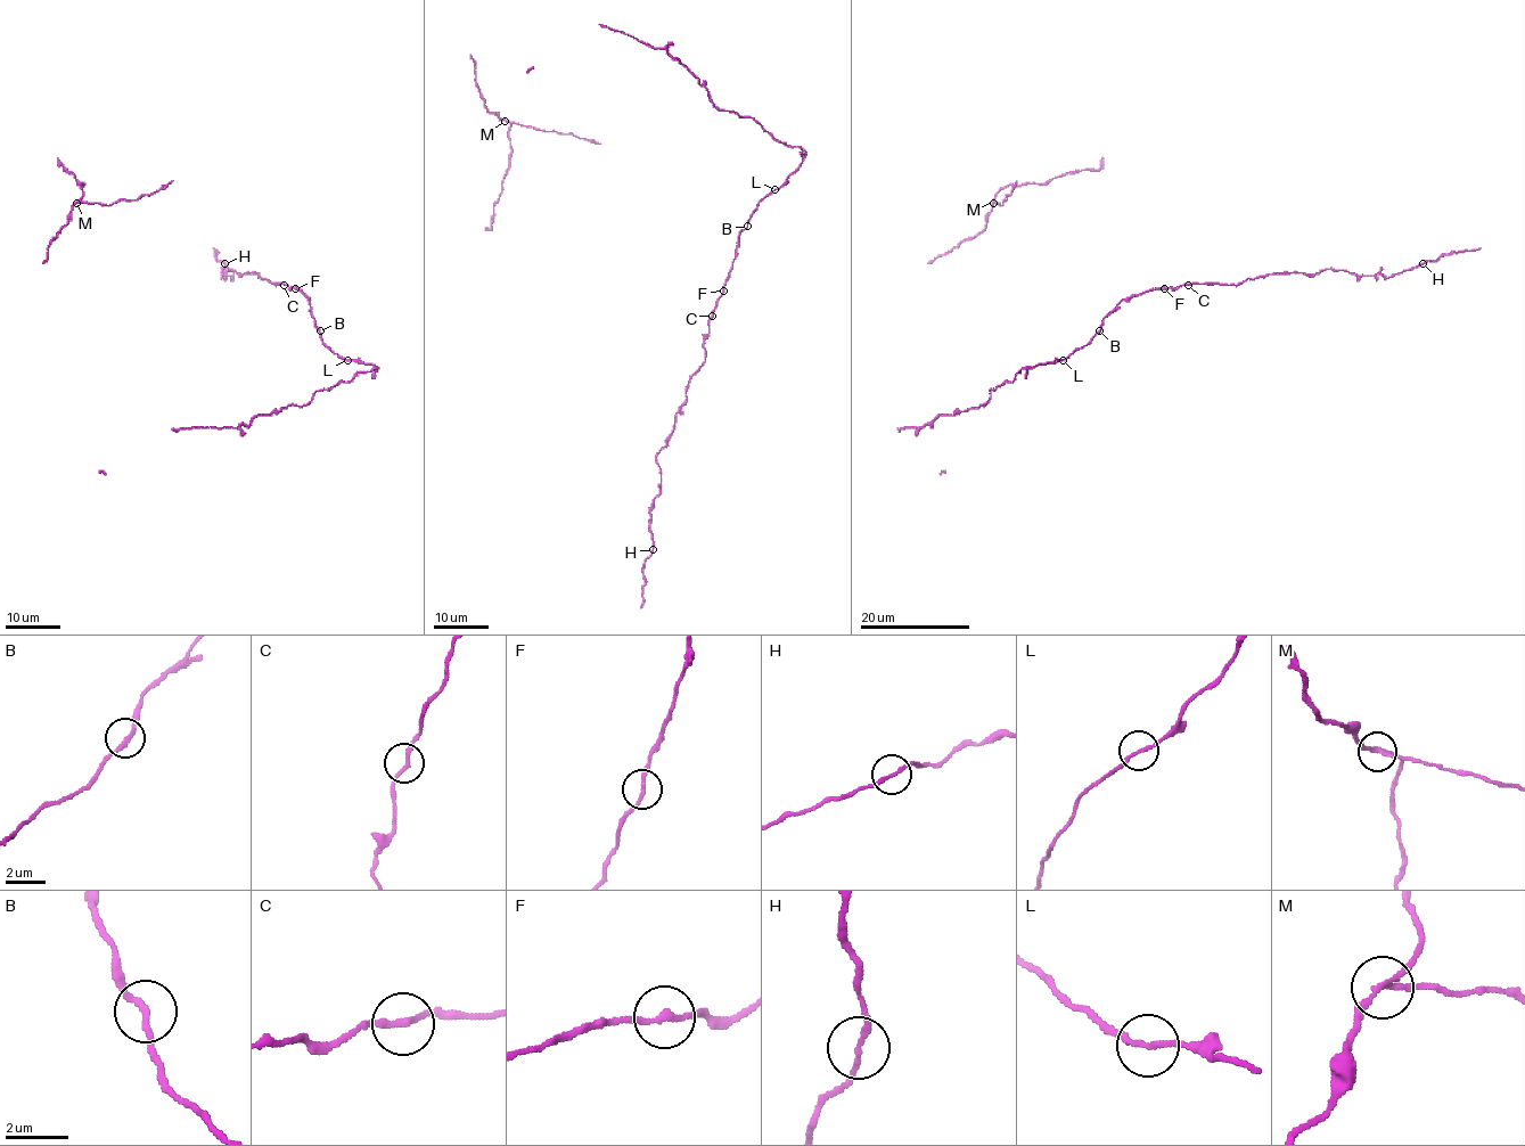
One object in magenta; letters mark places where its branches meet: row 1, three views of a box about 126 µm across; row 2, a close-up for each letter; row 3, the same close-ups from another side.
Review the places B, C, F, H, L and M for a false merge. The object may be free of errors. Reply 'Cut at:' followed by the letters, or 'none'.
Cut at: M

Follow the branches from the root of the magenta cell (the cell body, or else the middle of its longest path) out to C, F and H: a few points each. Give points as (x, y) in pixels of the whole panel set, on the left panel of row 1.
C: (317, 329), (306, 296), (300, 289), (284, 285)
F: (317, 329), (309, 300), (295, 288)
H: (317, 329), (310, 303), (300, 289), (230, 269), (234, 273), (222, 278), (224, 263)

